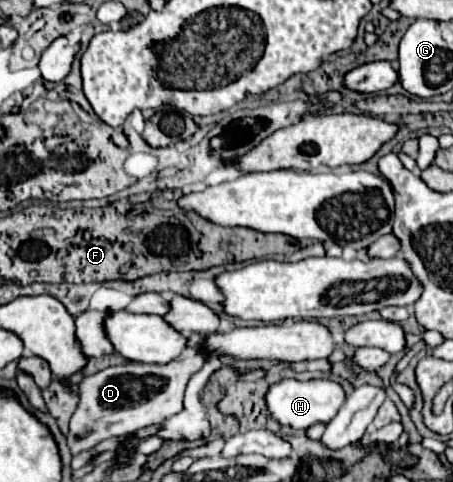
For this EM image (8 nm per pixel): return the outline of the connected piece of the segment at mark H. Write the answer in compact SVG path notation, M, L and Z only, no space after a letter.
M284 378L278 382L272 382L266 390L266 408L270 416L280 424L280 426L290 426L294 430L308 430L316 424L328 424L336 414L338 408L346 402L346 392L342 384L326 378L314 378L300 382L296 378Z

